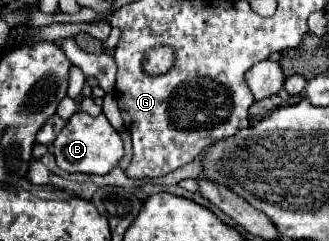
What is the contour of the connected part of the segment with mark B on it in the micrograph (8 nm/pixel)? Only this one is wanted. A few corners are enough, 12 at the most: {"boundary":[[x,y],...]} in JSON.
{"boundary":[[73,114],[53,142],[65,172],[109,174],[123,142],[109,120]]}

